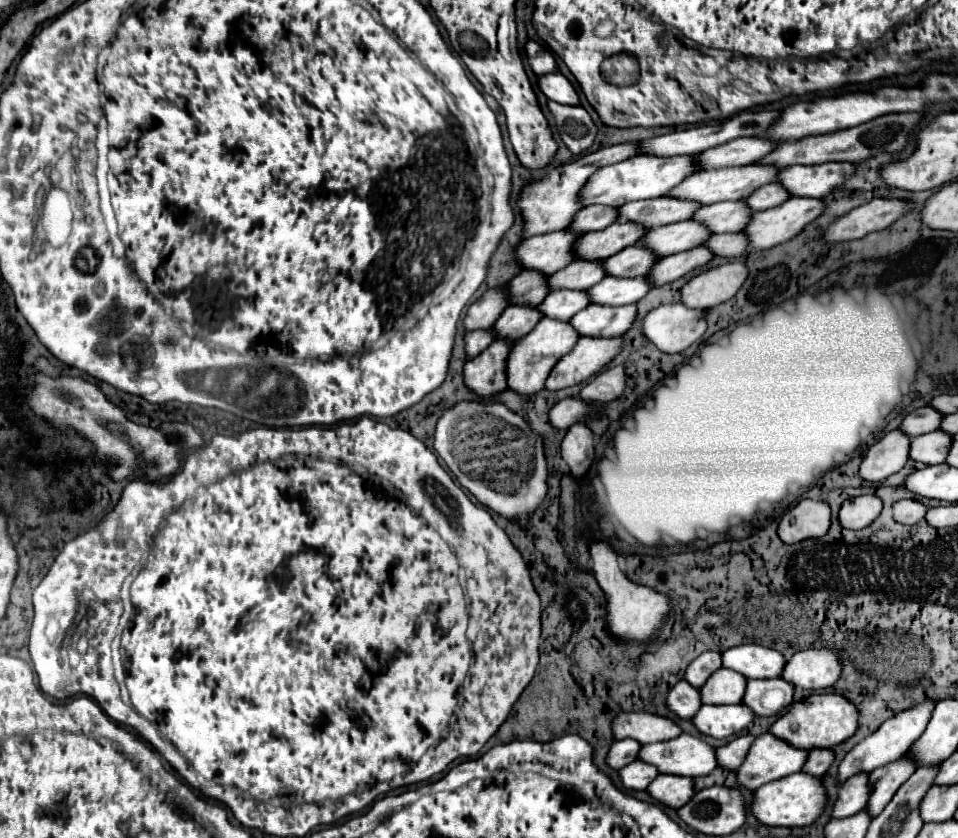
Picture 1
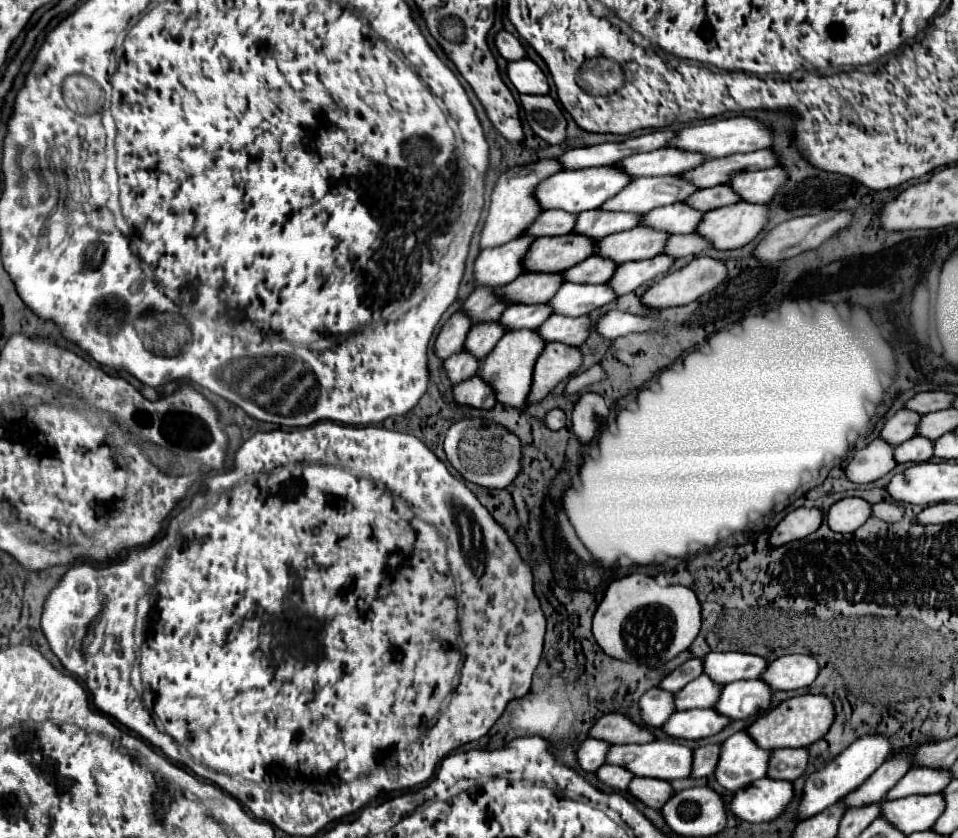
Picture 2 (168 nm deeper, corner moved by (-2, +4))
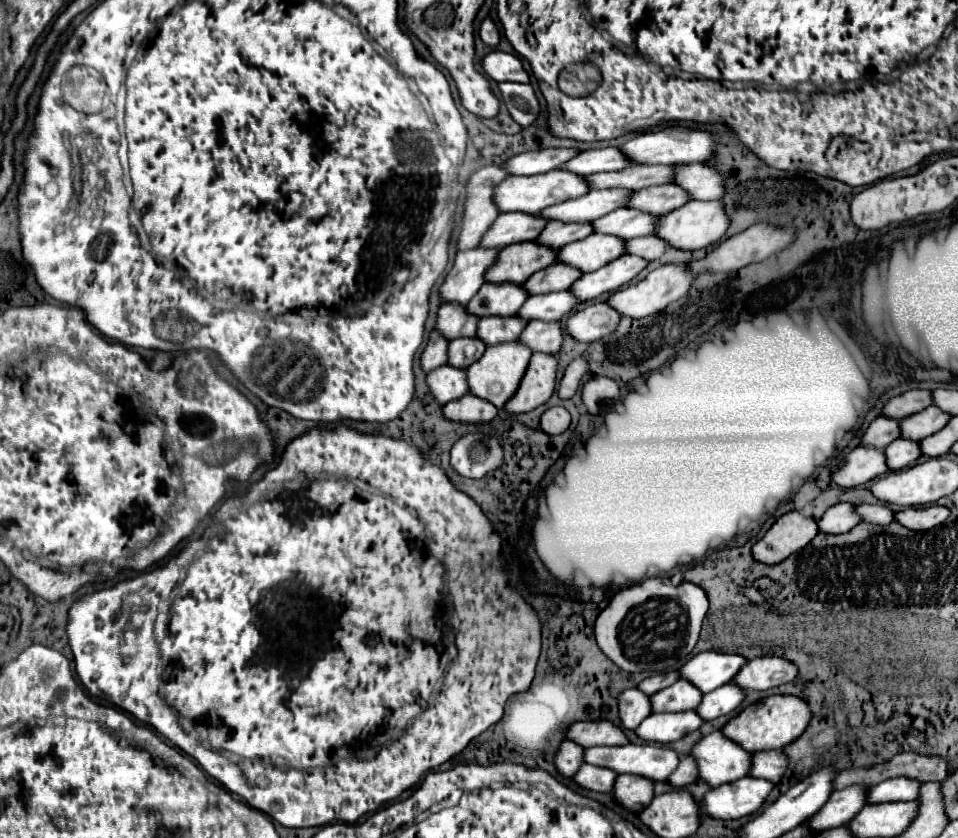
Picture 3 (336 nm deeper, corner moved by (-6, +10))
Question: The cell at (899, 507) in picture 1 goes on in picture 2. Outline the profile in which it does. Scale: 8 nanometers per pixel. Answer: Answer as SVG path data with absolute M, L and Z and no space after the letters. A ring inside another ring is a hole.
M880 502L872 504L872 516L882 522L898 522L902 518L904 510L896 502Z

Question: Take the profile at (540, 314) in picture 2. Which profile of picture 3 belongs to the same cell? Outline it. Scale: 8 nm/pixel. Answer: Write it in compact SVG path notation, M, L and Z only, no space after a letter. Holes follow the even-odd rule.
M486 316L478 324L478 338L486 342L486 346L500 344L502 340L516 340L526 328L526 320L512 316Z

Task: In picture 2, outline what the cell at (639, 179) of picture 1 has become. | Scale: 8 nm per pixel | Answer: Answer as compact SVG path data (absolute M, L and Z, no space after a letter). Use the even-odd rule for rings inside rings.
M610 166L600 168L584 168L584 170L572 170L572 172L560 172L552 174L552 178L546 178L536 188L536 200L540 202L542 210L564 210L570 214L580 214L584 210L592 210L602 206L608 198L618 194L630 178L624 172L618 172Z

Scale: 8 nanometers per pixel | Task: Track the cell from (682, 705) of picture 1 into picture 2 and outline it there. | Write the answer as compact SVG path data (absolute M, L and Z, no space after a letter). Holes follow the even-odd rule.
M660 688L646 690L638 700L642 726L648 726L648 728L662 726L668 720L668 716L674 712L672 700L674 700L674 694L666 690L660 690Z

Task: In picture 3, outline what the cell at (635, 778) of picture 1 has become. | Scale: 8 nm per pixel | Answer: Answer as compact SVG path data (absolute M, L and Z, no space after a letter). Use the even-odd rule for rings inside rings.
M584 764L580 768L580 772L576 772L574 782L580 784L582 788L588 788L588 790L594 790L594 792L610 792L616 778L618 778L618 774L612 772L610 768Z

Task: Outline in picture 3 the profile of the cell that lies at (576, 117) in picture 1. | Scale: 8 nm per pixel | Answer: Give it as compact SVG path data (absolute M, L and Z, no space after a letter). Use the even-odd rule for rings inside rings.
M502 82L498 86L500 98L512 118L520 126L532 126L540 116L540 102L536 98L536 92L530 84L516 84L516 82Z

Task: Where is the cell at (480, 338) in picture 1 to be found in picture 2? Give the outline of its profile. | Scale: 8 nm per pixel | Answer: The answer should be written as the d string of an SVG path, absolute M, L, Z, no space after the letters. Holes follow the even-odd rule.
M462 350L460 354L454 354L448 360L444 360L444 372L446 372L448 380L452 382L452 386L474 378L478 368L480 368L480 362L472 354L468 354L466 350Z

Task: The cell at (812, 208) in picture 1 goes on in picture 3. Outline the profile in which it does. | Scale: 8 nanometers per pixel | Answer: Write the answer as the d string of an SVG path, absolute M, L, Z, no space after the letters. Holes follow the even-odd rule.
M692 200L692 202L684 204L684 208L678 208L676 212L662 214L660 222L658 222L656 236L668 240L668 244L672 248L698 250L698 248L708 248L708 246L724 240L728 228L730 228L730 218L728 218L724 202L720 202L720 200L706 200L706 202Z

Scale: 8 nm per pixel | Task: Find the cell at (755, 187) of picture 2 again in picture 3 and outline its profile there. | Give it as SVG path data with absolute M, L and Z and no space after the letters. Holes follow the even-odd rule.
M686 164L678 166L674 184L682 184L688 192L692 192L692 200L716 200L724 196L724 174L718 168L710 168L704 164Z

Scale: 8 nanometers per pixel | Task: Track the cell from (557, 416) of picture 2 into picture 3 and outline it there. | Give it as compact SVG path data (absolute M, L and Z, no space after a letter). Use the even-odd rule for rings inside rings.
M562 406L548 408L540 418L540 428L548 434L560 434L570 426L570 414Z

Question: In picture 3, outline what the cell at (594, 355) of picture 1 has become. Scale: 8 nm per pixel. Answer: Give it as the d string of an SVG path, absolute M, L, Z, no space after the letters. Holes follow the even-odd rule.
M534 352L528 372L524 374L518 392L512 400L504 406L504 410L512 414L530 412L544 402L548 402L550 386L556 386L556 372L558 372L558 356L556 354L544 354Z

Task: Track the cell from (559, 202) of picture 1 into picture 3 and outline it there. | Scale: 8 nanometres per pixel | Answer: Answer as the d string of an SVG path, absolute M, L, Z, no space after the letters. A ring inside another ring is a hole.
M502 166L480 168L468 180L468 198L464 210L464 224L458 236L458 250L478 248L484 234L492 226L492 220L500 216L500 210L494 202L496 184L504 182L510 174Z

